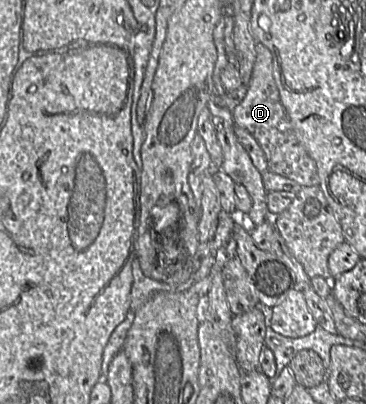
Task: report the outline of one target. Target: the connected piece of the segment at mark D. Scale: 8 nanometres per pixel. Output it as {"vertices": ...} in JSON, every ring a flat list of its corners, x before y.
{"vertices":[[256,43,256,58,248,92,233,113,235,126,247,130,256,139,267,160,267,171,297,182,302,187,319,186,315,161,300,144,288,114,281,103,278,86,273,75,273,57,263,44]]}

